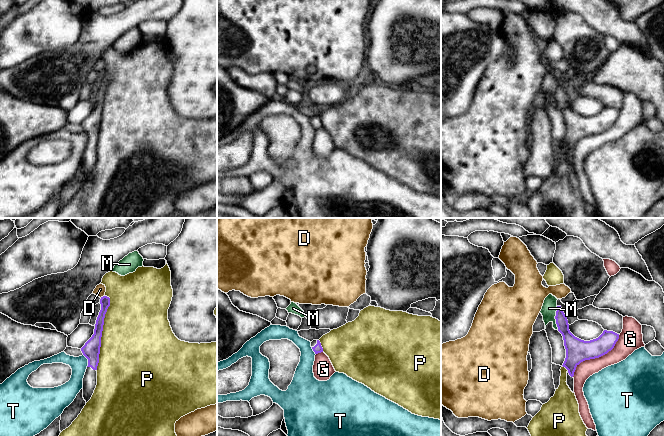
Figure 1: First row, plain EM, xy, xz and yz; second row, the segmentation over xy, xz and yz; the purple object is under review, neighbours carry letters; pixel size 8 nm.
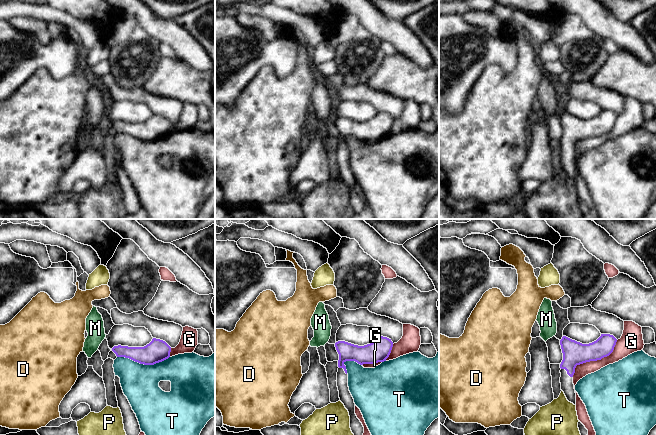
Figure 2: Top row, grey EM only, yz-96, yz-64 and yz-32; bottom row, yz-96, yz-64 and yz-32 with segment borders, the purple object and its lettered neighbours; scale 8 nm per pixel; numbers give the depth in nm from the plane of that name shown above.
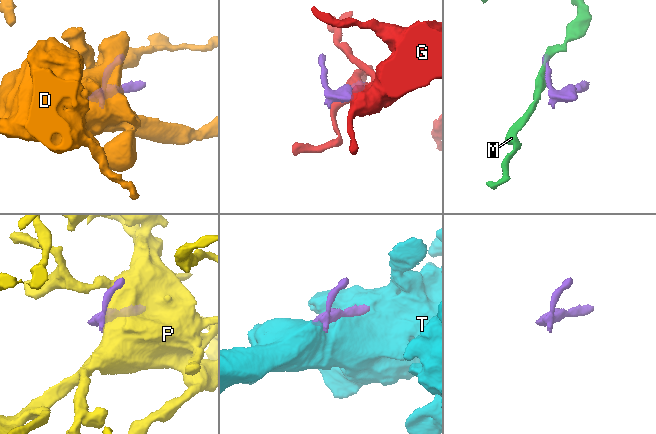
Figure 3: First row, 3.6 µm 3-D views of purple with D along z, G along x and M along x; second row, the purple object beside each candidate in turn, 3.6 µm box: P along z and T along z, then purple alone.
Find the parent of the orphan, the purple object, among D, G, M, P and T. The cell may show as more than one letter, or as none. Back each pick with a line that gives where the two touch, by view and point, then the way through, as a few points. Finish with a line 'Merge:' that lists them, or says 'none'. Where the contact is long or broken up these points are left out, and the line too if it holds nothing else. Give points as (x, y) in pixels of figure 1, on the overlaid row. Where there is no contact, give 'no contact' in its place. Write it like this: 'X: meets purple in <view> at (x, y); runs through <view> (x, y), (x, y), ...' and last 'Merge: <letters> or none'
Merge: none

